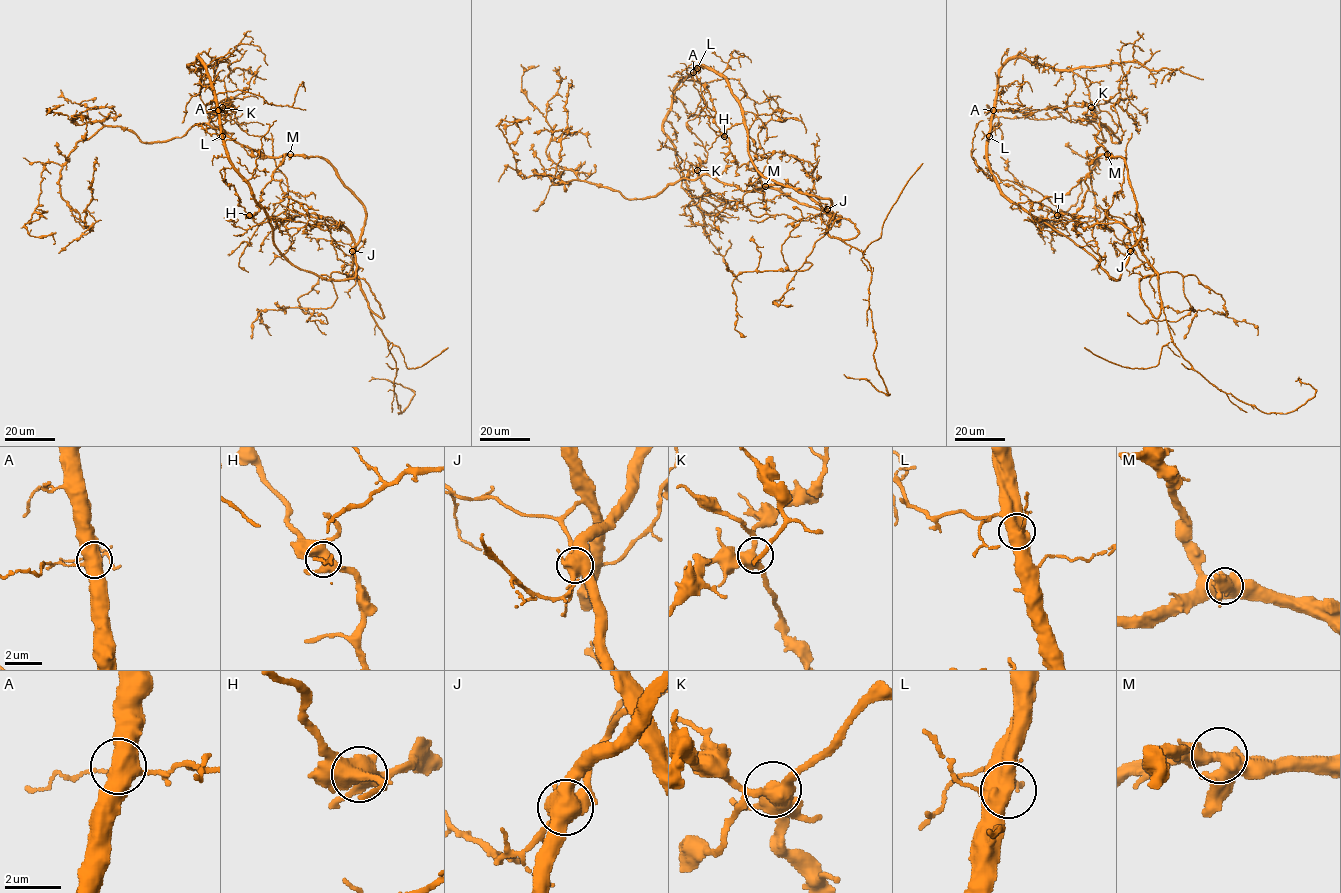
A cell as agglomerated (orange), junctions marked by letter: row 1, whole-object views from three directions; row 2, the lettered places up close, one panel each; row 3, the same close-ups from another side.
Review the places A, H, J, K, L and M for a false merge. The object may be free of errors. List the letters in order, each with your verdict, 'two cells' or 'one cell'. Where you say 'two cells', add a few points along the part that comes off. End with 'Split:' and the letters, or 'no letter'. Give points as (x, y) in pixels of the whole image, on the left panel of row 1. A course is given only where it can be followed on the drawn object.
A: one cell
H: one cell
J: two cells | (352, 251), (353, 271), (396, 363), (398, 413), (414, 396), (400, 384), (368, 381)
K: one cell
L: one cell
M: one cell
Split: J

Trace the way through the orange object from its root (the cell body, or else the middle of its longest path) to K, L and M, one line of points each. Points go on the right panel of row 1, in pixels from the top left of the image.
K: (1131, 250), (1141, 224), (1127, 165), (1096, 140), (1099, 120), (1091, 107)
L: (1131, 250), (1121, 276), (1115, 280), (1071, 239), (1013, 203), (1000, 188), (987, 162), (989, 136)
M: (1131, 250), (1141, 235), (1137, 202), (1125, 161), (1121, 157), (1107, 154)

